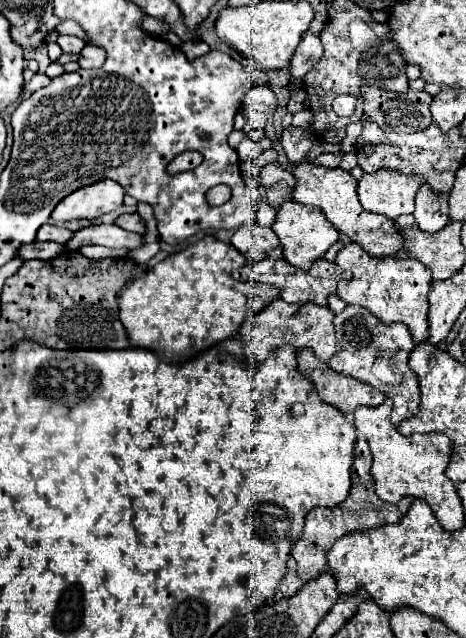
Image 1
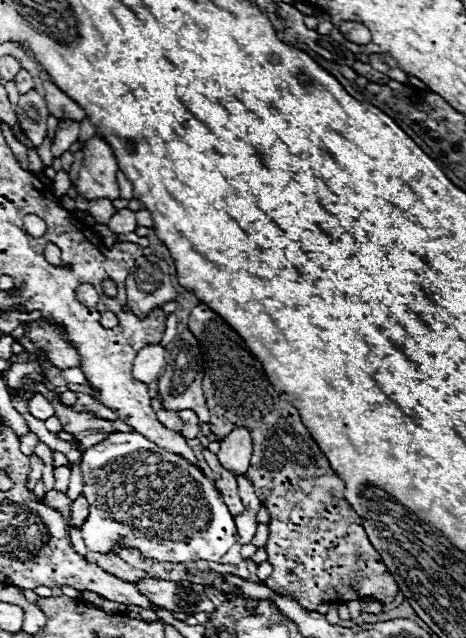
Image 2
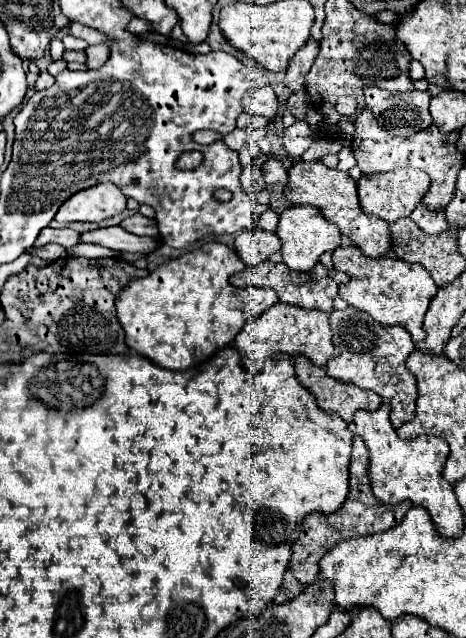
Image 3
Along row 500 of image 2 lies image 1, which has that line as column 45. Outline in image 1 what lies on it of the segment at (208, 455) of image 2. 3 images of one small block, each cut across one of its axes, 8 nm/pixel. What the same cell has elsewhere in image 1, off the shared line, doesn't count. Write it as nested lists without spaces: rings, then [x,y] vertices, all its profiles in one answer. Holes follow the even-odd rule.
[[[44,224],[42,228],[40,228],[40,234],[36,236],[36,240],[38,242],[58,242],[58,244],[68,244],[70,242],[70,238],[72,238],[74,234],[68,230],[68,228],[60,228],[60,226],[52,226],[52,224]]]

